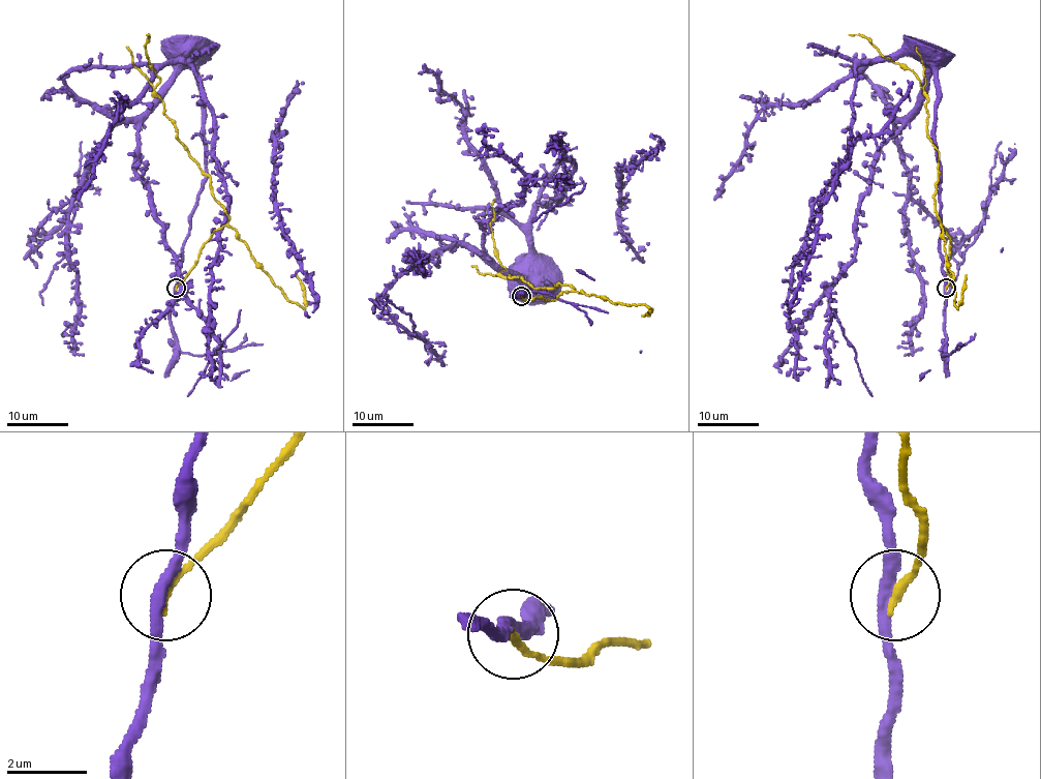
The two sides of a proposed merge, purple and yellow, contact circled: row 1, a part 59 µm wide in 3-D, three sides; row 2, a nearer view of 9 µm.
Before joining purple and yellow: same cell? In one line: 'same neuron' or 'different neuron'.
different neuron

